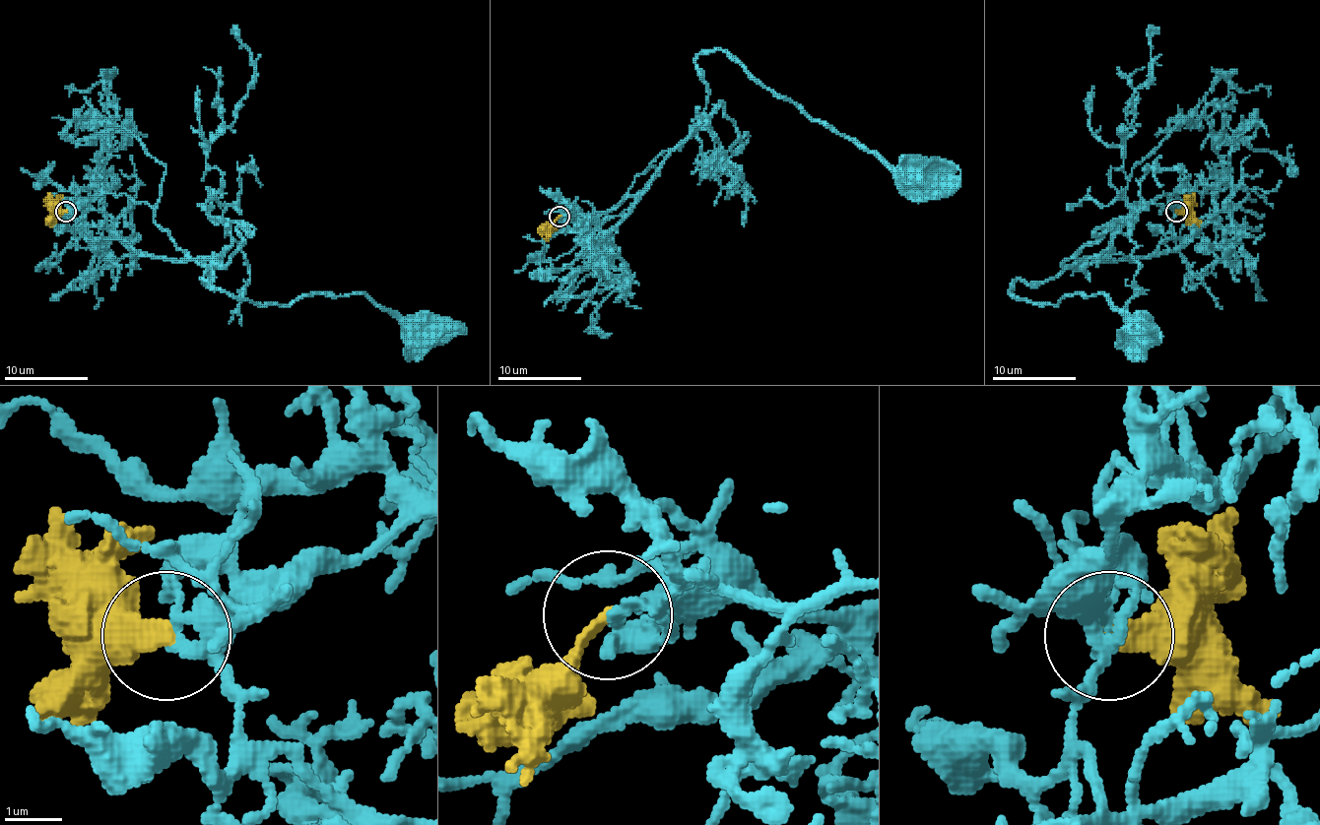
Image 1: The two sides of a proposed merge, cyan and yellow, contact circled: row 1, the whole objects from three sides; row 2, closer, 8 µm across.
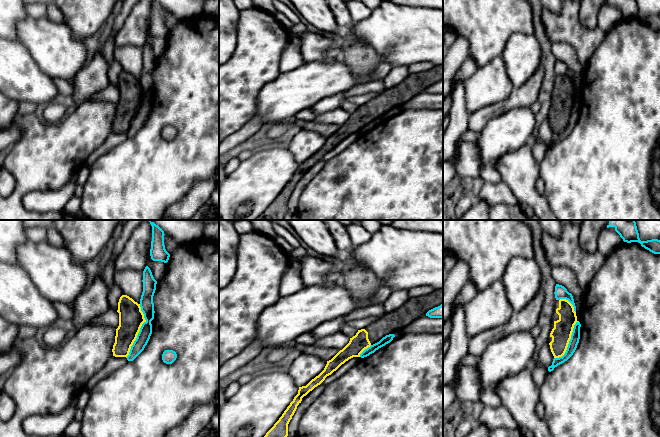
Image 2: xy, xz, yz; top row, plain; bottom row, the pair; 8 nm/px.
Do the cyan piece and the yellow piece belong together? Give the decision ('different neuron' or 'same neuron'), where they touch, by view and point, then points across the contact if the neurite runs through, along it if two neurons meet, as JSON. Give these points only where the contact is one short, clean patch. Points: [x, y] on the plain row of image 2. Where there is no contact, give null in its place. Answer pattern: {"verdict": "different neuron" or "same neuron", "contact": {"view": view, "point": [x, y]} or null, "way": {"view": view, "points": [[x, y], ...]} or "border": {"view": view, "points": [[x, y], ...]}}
{"verdict": "different neuron", "contact": {"view": "xy", "point": [139, 107]}}

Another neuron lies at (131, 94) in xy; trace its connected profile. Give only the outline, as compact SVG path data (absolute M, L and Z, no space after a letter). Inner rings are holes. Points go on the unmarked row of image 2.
M122 71L118 78L119 102L116 105L113 132L126 133L129 131L131 122L137 114L144 98L144 90L140 80L127 71Z

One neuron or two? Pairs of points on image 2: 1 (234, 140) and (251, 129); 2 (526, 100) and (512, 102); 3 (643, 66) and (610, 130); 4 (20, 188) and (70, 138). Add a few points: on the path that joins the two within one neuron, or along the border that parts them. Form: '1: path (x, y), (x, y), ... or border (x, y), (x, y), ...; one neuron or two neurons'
1: path (238, 137), (247, 131); one neuron
2: path (523, 100), (515, 100); one neuron
3: path (643, 82), (643, 97), (626, 114); one neuron
4: path (32, 176), (58, 150); one neuron

